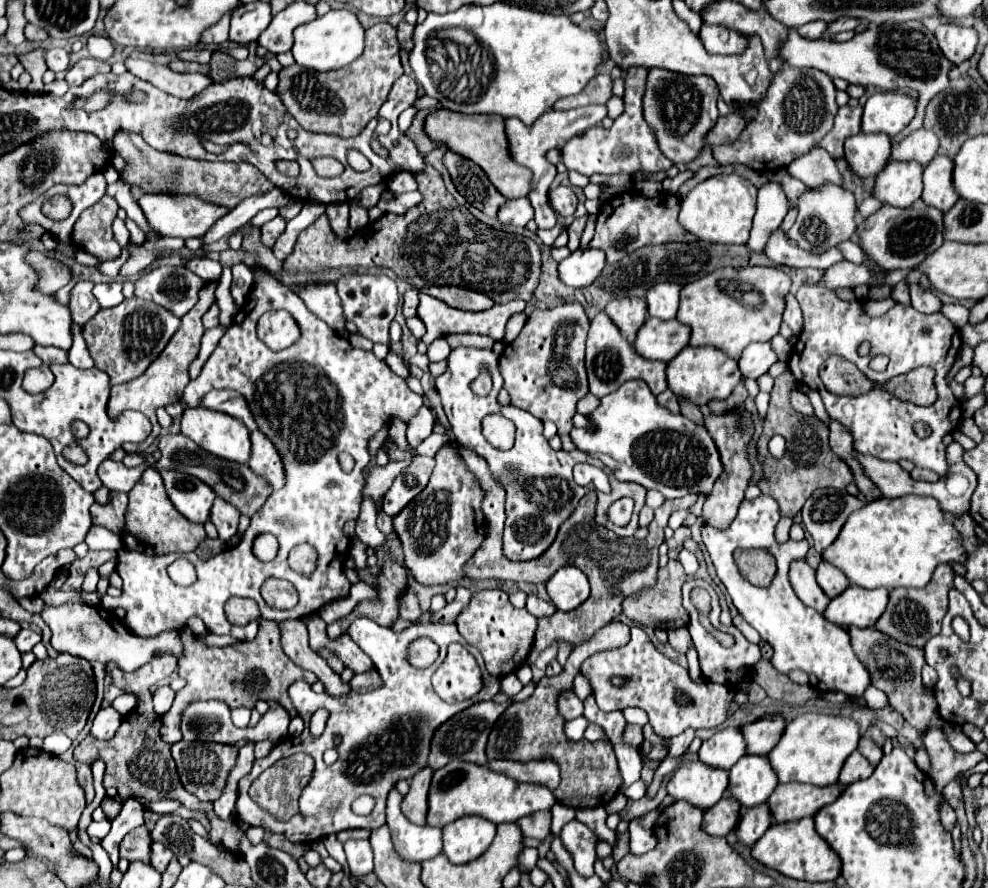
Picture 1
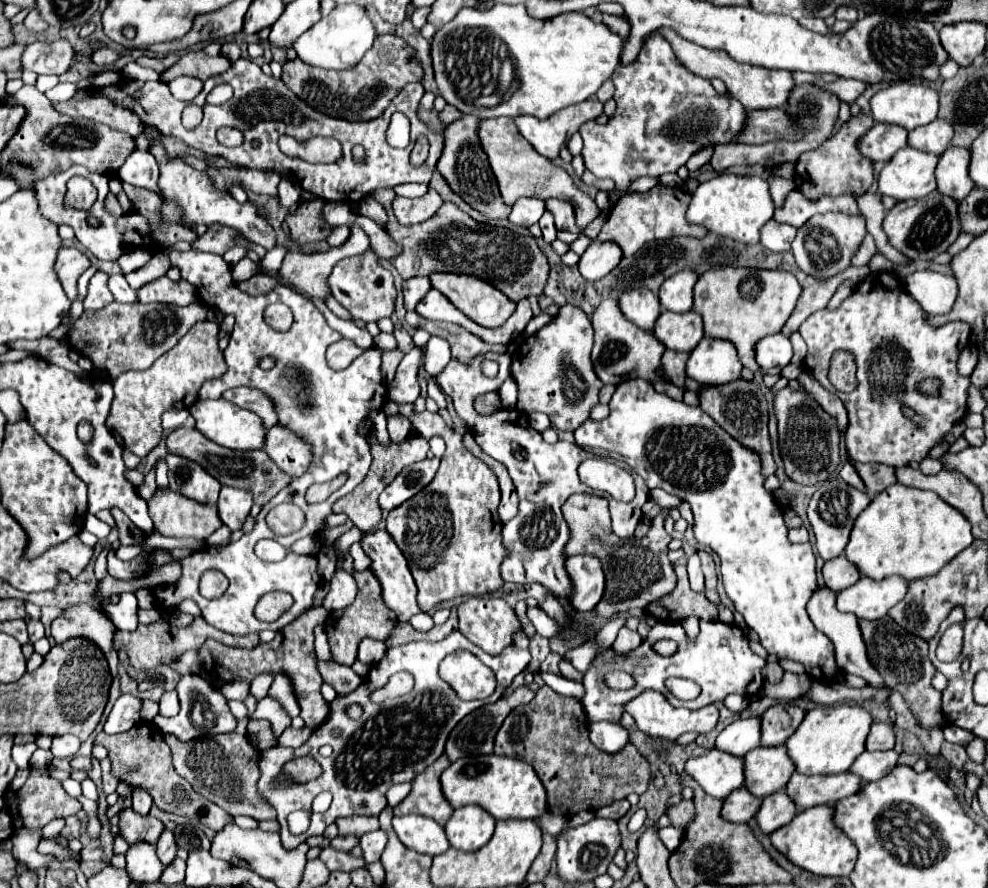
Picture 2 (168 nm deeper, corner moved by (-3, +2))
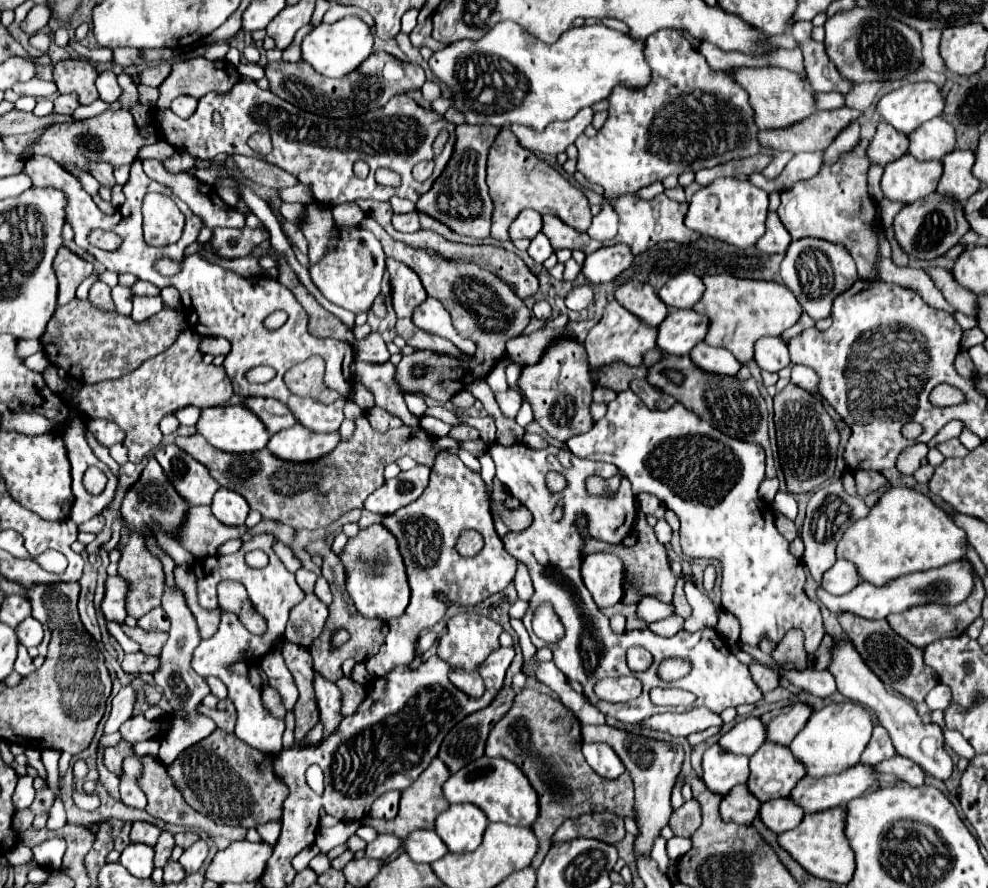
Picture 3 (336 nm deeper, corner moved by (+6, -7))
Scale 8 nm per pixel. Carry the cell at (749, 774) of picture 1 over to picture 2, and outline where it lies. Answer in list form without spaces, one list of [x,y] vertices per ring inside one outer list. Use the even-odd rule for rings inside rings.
[[[781,744],[779,746],[769,746],[769,748],[761,746],[761,748],[755,748],[755,750],[745,754],[745,786],[755,796],[765,798],[765,796],[769,796],[777,790],[783,790],[787,786],[787,780],[793,776],[793,772],[795,772],[795,764],[787,754],[785,744],[783,746]]]

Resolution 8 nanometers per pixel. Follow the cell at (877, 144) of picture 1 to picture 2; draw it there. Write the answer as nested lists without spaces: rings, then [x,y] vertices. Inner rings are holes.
[[[875,124],[861,140],[859,150],[873,162],[887,162],[891,156],[907,146],[907,130],[893,124]]]

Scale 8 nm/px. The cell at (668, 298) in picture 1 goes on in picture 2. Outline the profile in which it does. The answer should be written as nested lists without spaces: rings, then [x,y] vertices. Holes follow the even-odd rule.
[[[683,270],[683,272],[677,272],[673,276],[669,276],[661,290],[659,290],[659,300],[661,300],[661,306],[665,310],[671,310],[671,312],[687,312],[691,310],[691,304],[693,304],[693,286],[695,286],[695,280],[699,276],[691,270]]]

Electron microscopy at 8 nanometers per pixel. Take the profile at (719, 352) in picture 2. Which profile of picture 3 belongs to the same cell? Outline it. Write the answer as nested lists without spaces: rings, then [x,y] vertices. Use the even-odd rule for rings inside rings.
[[[698,343],[692,351],[690,351],[690,359],[694,361],[694,365],[706,373],[716,373],[716,375],[736,375],[738,369],[742,367],[736,357],[722,349],[722,347],[710,347],[706,343]]]

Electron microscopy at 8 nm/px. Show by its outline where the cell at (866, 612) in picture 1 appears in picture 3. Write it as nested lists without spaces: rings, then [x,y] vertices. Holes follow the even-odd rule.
[[[968,559],[956,561],[954,565],[944,565],[938,569],[930,569],[926,573],[910,573],[910,575],[902,575],[898,579],[888,581],[882,587],[870,585],[866,581],[860,581],[850,593],[834,597],[830,593],[826,593],[824,589],[818,589],[818,599],[832,611],[832,613],[852,613],[858,615],[862,619],[884,619],[890,613],[902,613],[908,607],[914,605],[922,605],[922,603],[930,603],[930,601],[938,601],[938,603],[960,603],[970,595],[972,589],[972,563]]]

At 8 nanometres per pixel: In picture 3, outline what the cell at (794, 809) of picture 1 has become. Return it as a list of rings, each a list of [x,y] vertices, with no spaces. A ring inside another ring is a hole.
[[[854,765],[846,773],[834,777],[804,777],[792,789],[792,799],[804,809],[804,813],[818,813],[834,807],[844,807],[848,801],[860,797],[872,785],[878,785],[882,777],[874,777],[872,767]]]

